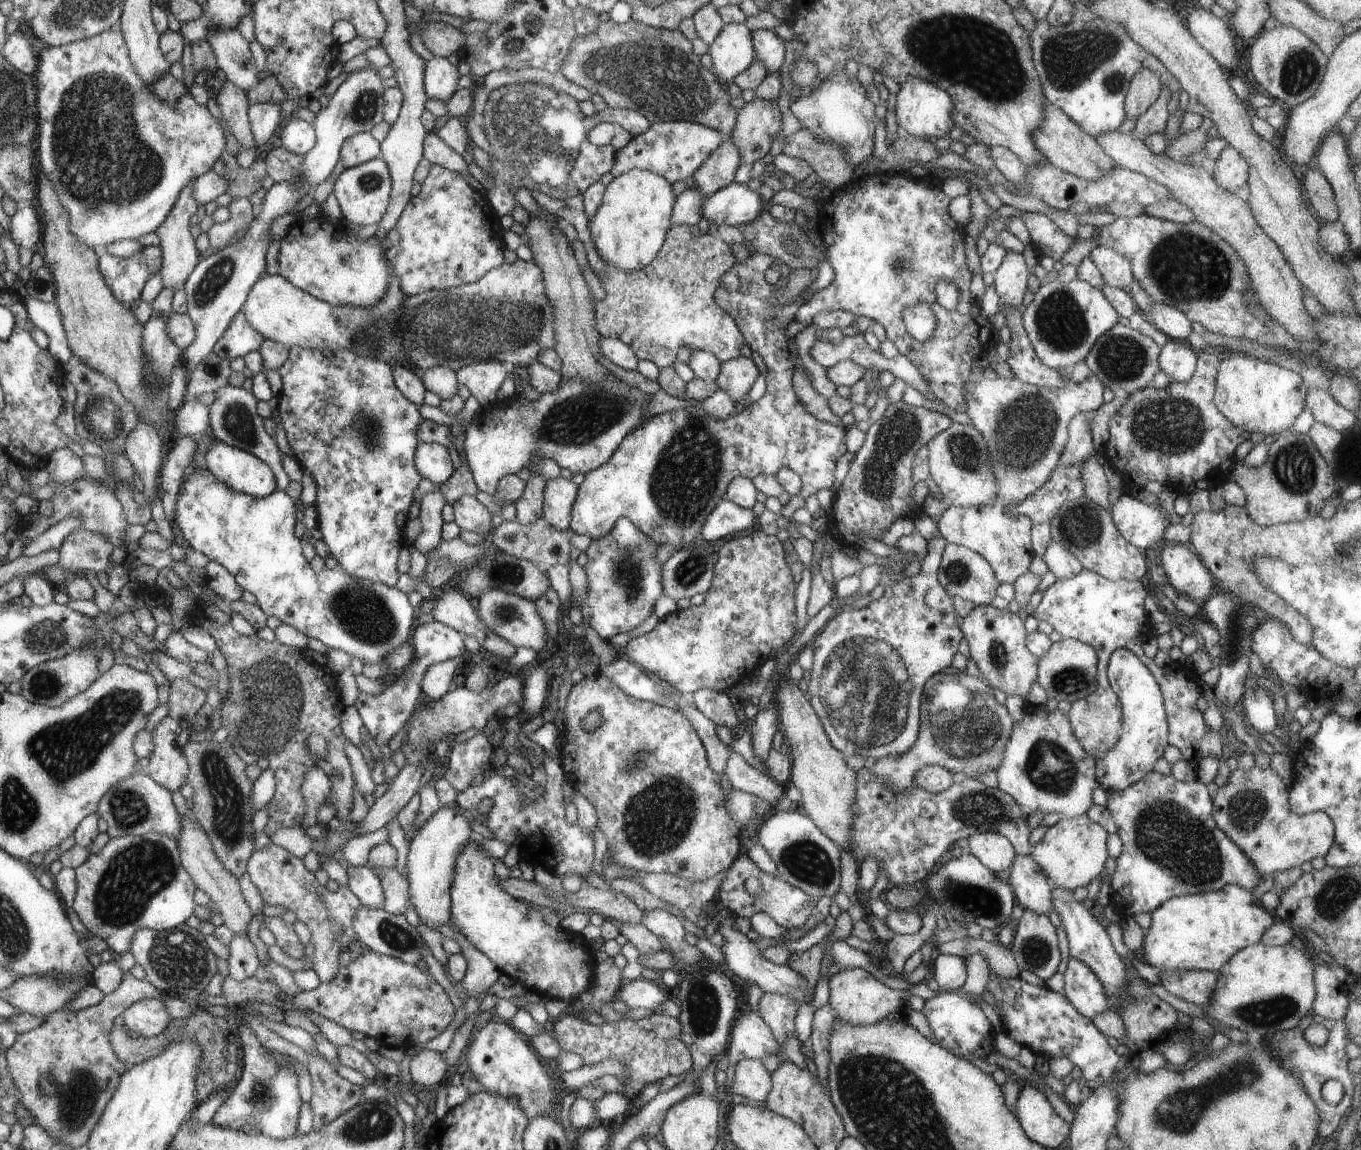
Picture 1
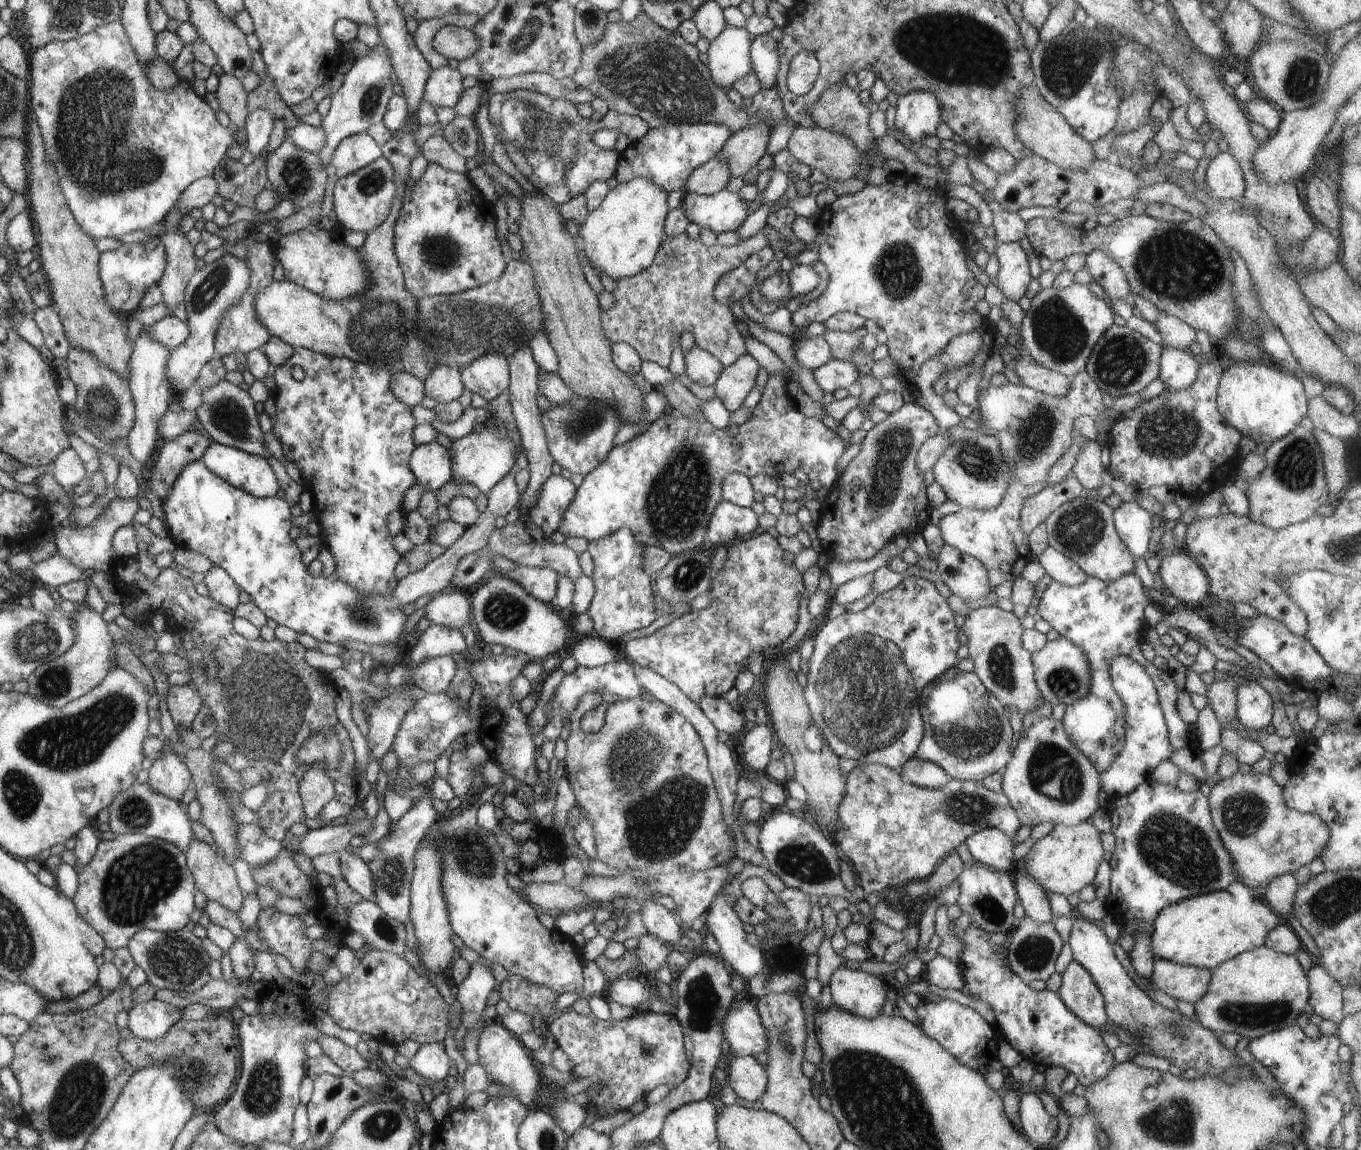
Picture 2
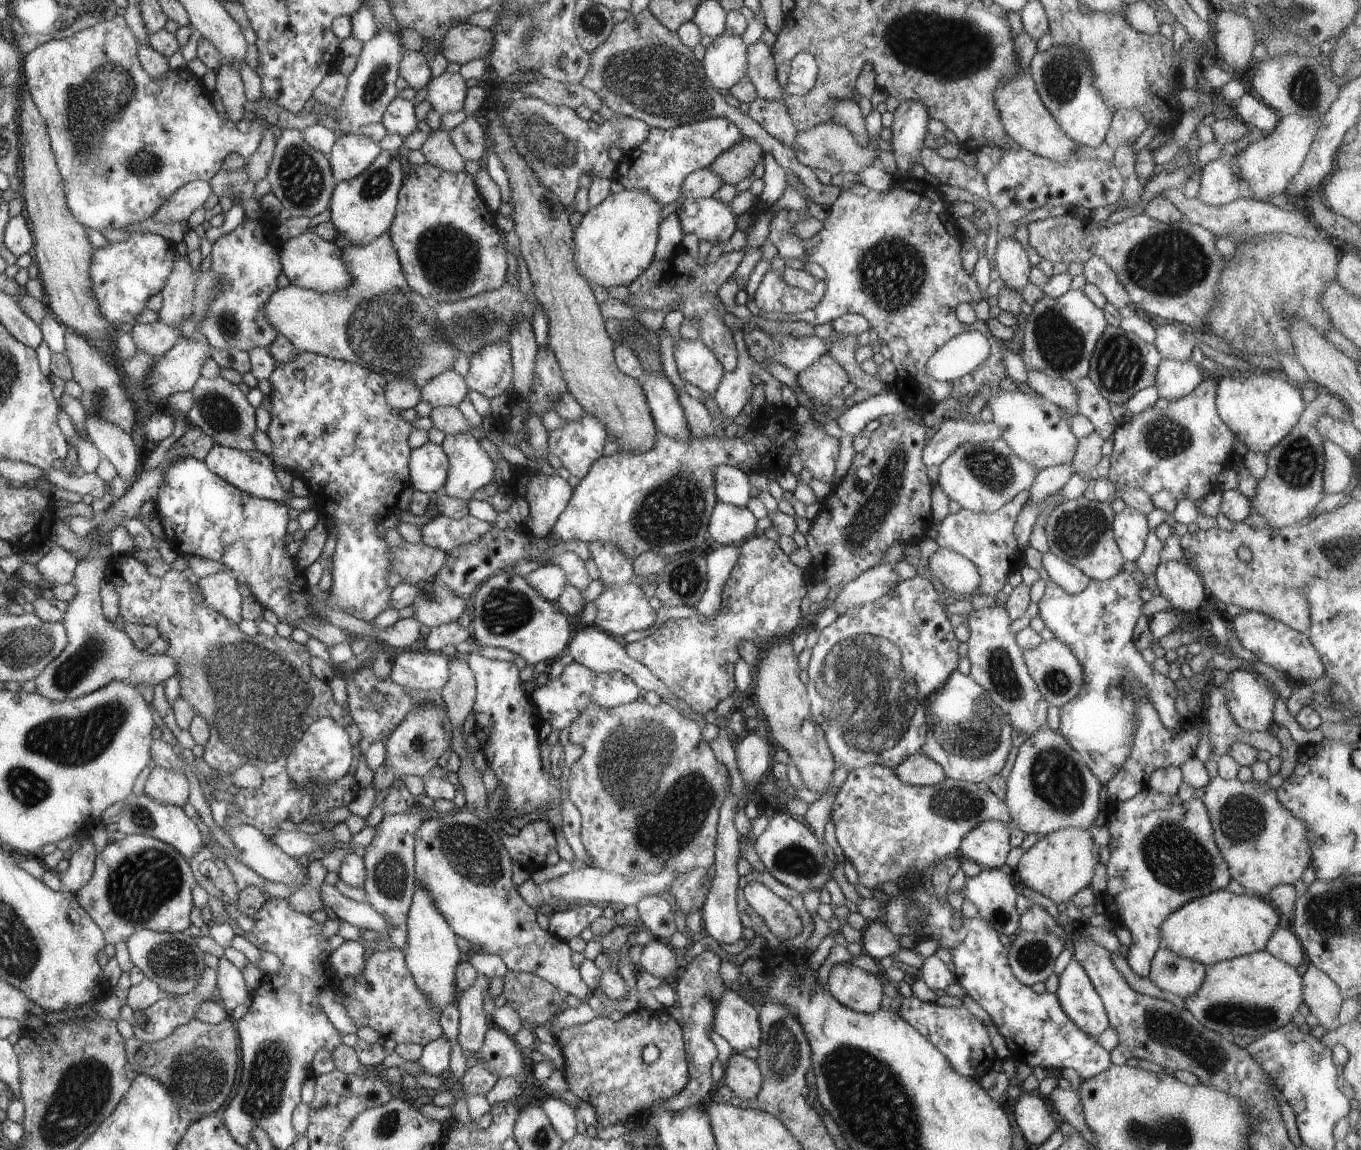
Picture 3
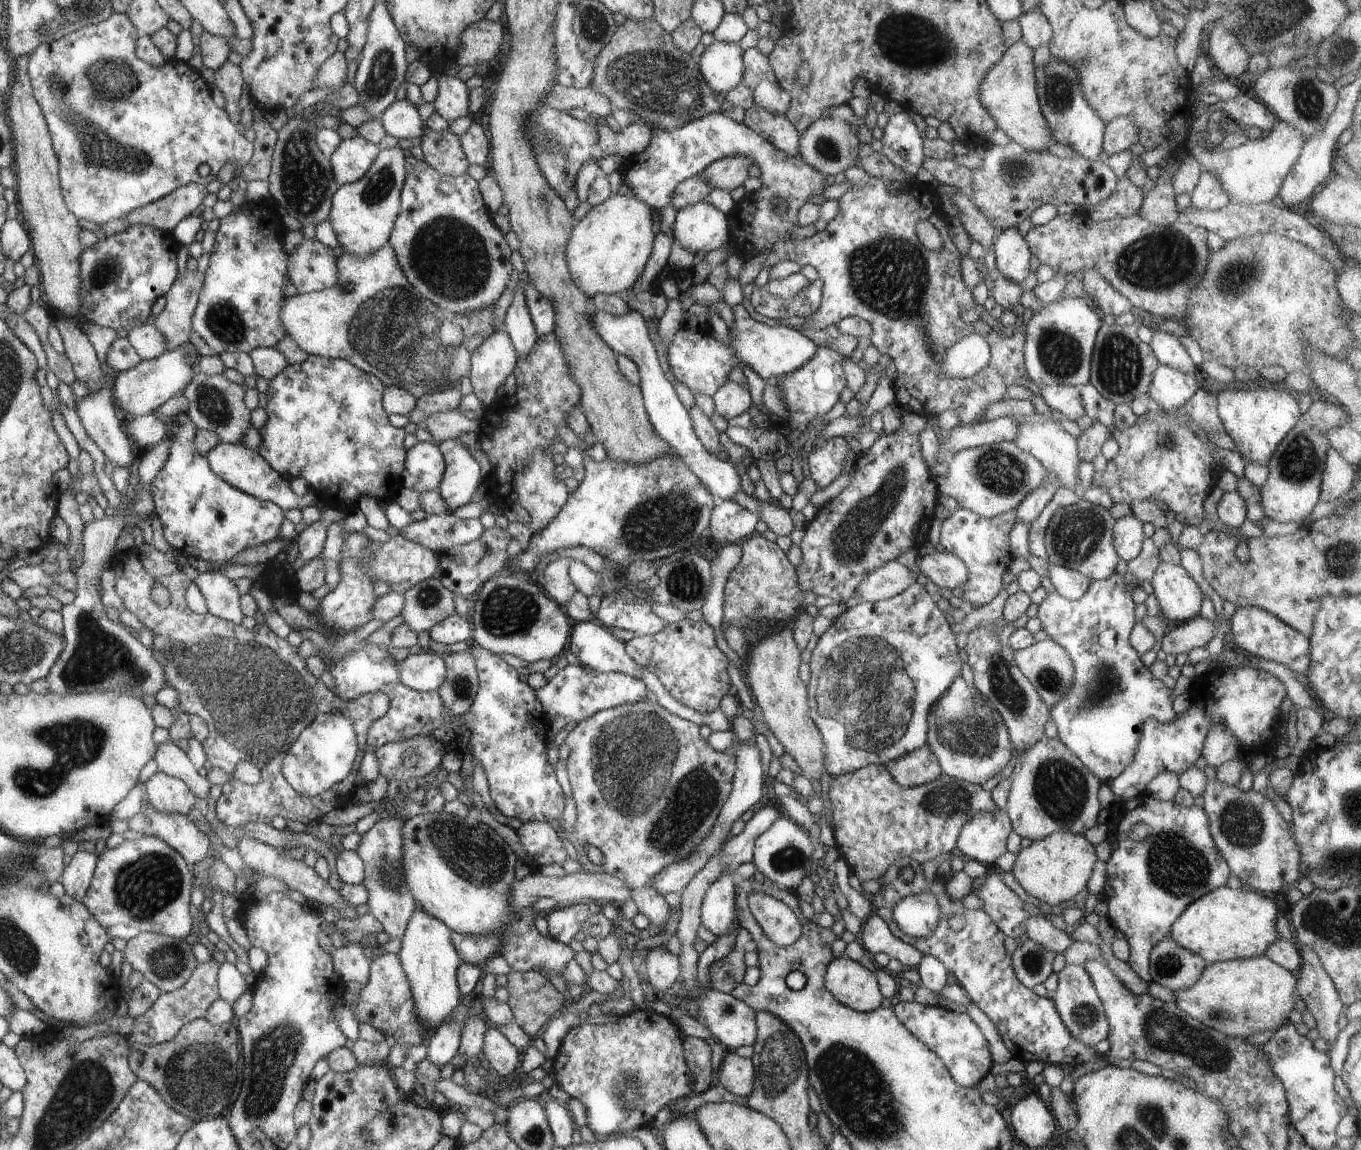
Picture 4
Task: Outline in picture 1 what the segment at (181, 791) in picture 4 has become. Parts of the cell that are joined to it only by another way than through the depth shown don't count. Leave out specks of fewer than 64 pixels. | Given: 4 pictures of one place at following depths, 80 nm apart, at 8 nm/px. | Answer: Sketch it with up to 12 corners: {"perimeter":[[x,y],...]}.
{"perimeter":[[169,715],[152,731],[146,773],[172,792],[189,776],[184,723]]}

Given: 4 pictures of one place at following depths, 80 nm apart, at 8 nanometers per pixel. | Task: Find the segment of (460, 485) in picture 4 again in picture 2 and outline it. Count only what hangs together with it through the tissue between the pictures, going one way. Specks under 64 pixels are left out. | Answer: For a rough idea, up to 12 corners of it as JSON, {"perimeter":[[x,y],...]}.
{"perimeter":[[506,424],[452,439],[454,476],[482,494],[522,464]]}

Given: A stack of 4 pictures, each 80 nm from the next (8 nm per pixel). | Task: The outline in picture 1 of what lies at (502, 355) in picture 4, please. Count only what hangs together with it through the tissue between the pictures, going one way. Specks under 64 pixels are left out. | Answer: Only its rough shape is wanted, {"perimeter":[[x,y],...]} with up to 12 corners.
{"perimeter":[[498,360],[460,368],[466,386],[481,406],[495,402],[509,369]]}

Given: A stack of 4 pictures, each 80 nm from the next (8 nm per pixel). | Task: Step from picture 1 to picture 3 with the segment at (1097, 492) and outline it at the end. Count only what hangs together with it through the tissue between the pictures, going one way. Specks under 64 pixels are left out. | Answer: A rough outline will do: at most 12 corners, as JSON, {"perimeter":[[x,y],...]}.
{"perimeter":[[1096,431],[1080,438],[1071,466],[1084,482],[1097,477],[1104,439]]}

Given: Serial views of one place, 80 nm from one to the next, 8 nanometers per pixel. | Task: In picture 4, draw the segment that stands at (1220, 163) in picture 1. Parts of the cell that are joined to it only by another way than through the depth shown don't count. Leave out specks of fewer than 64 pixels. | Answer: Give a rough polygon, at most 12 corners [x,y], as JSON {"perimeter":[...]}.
{"perimeter":[[1202,170],[1191,193],[1196,210],[1231,204],[1216,174]]}

